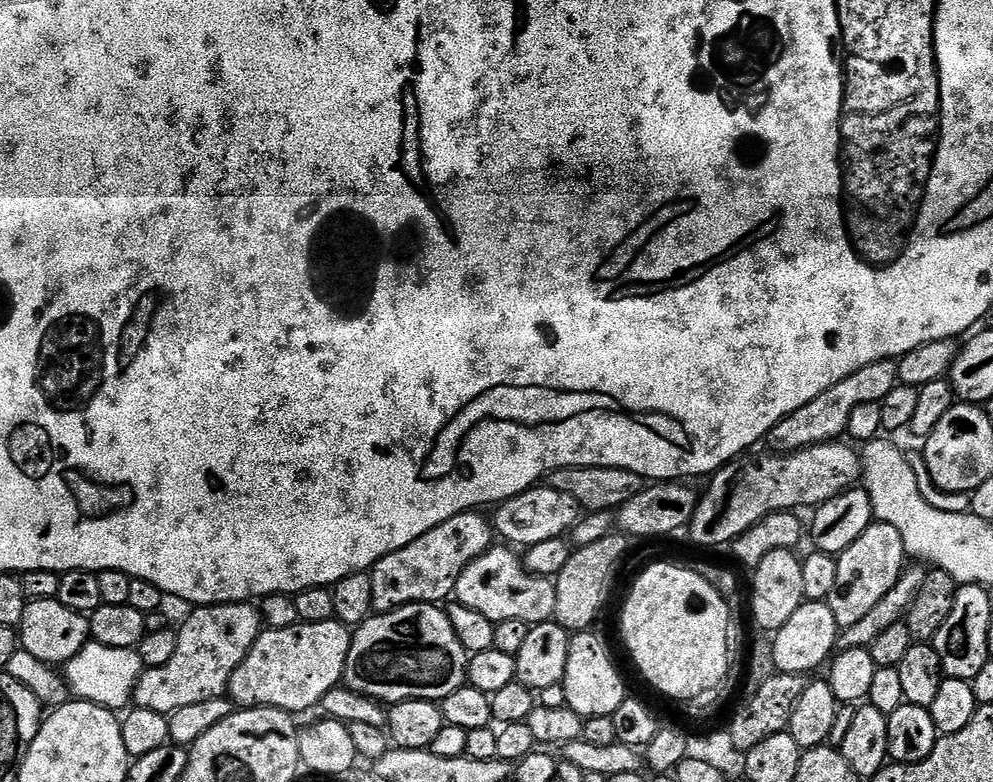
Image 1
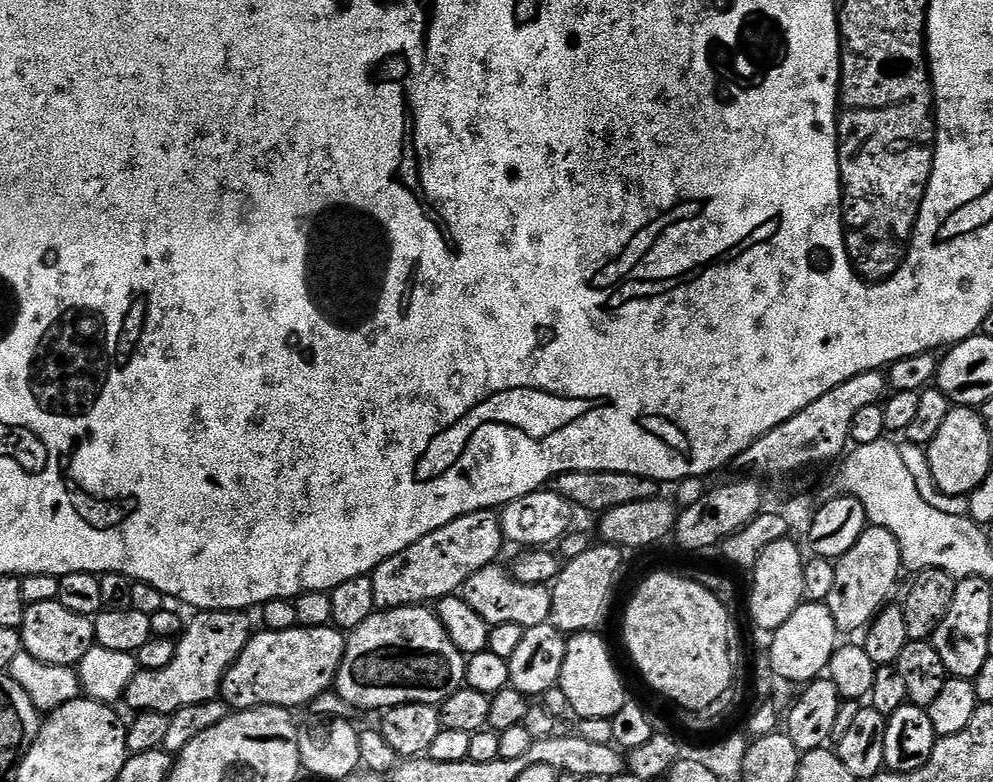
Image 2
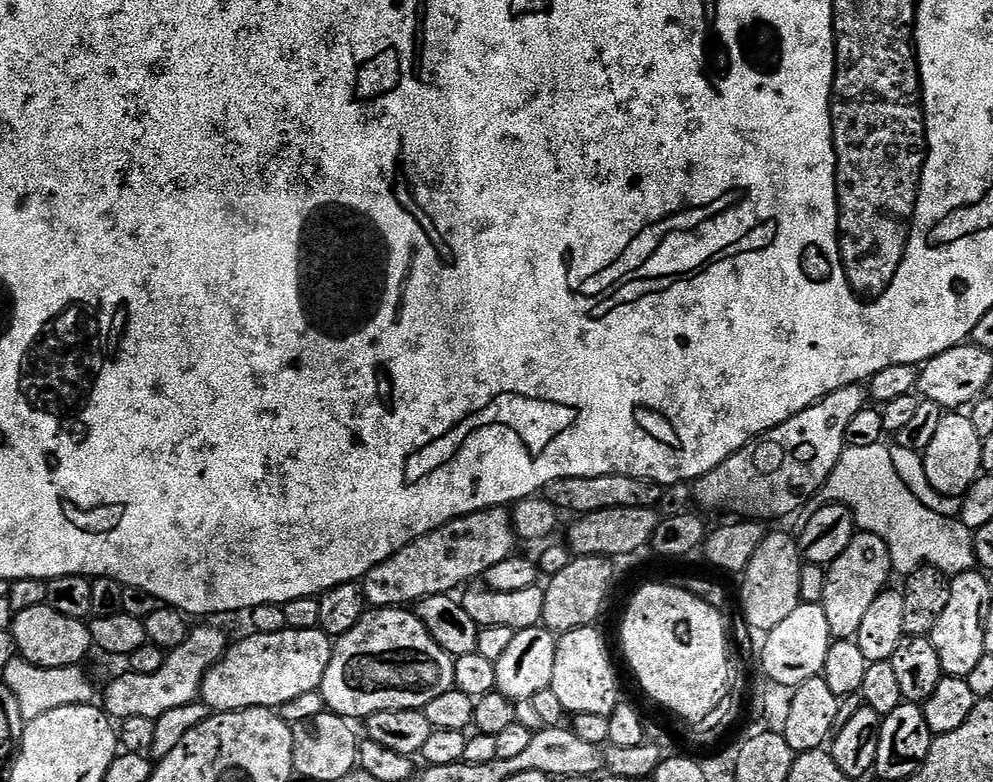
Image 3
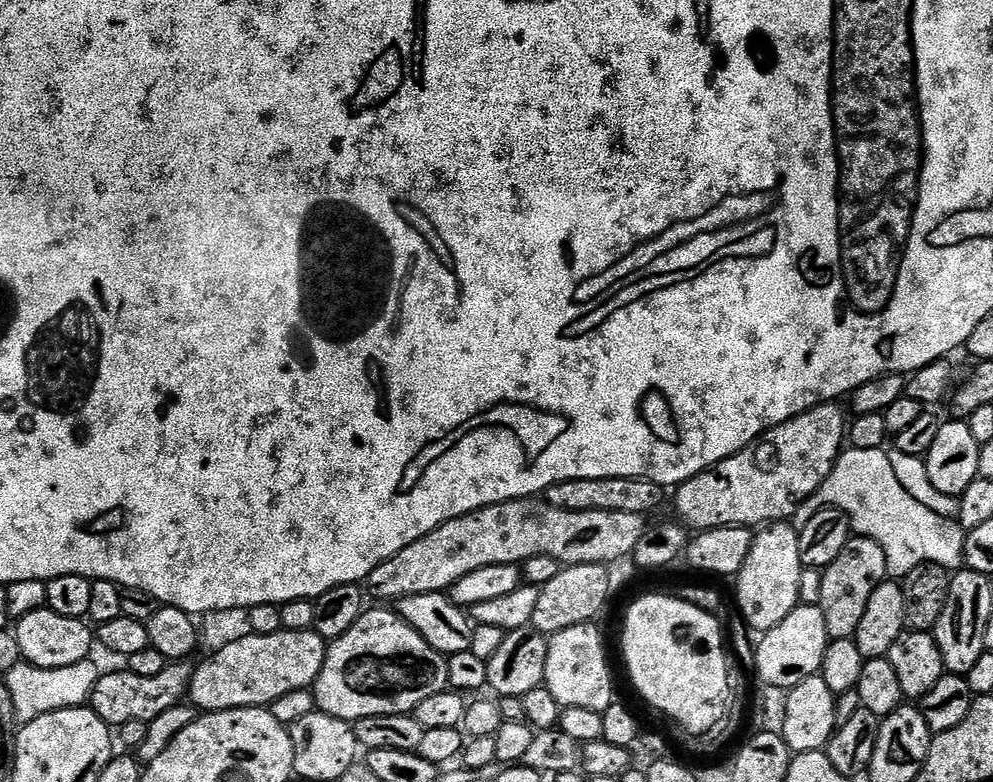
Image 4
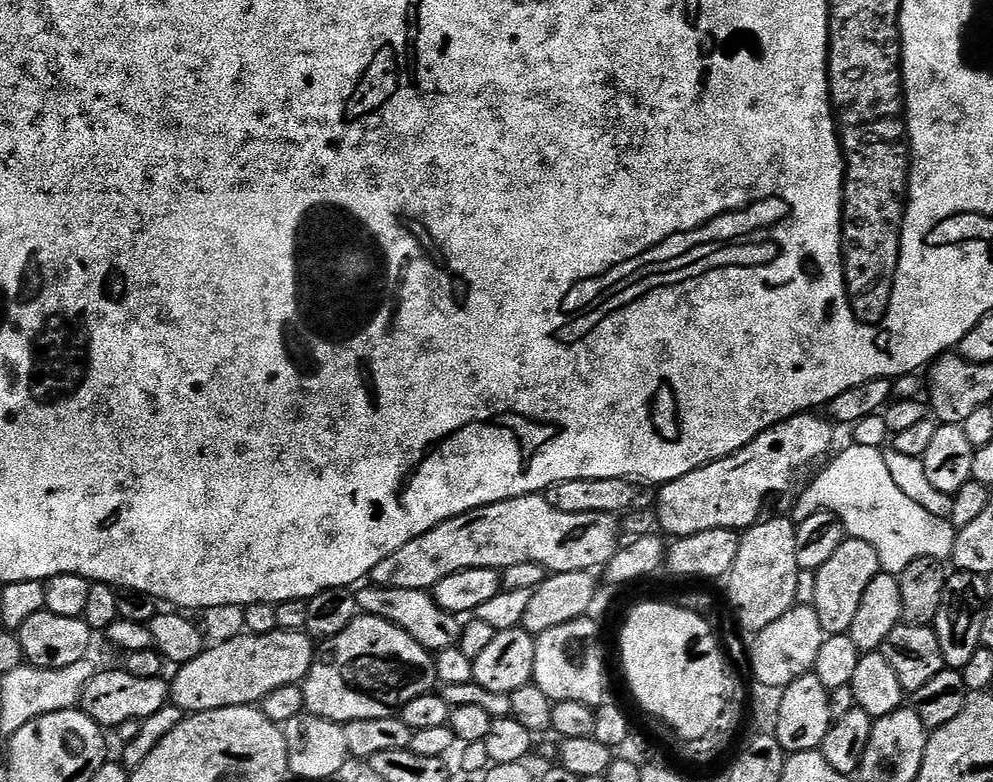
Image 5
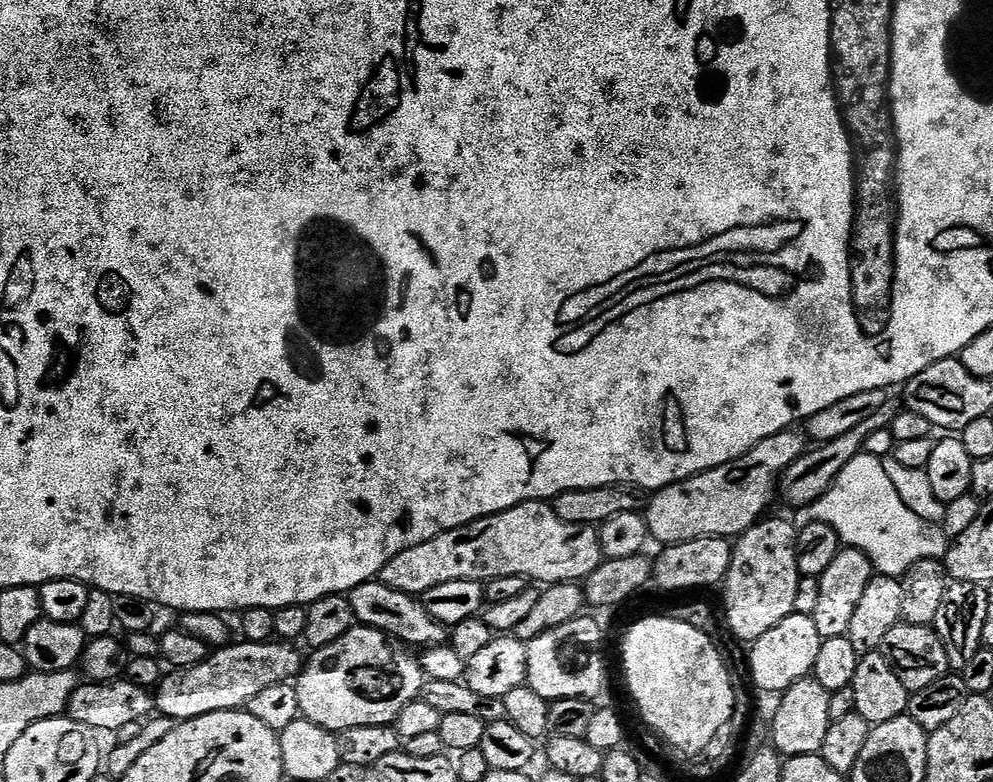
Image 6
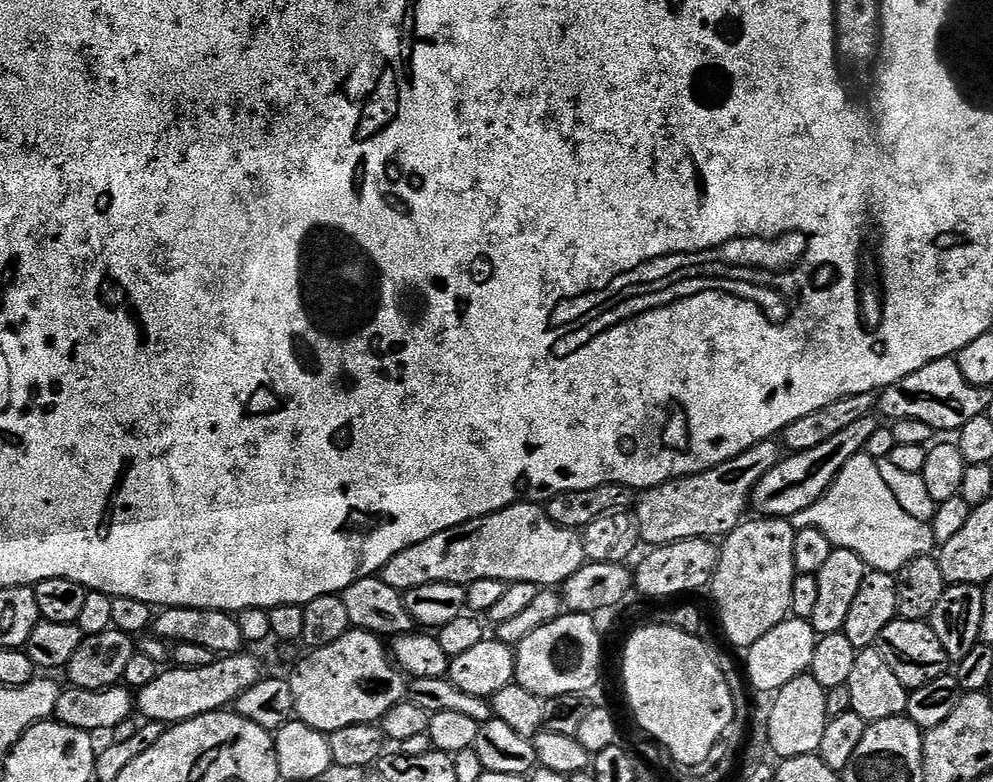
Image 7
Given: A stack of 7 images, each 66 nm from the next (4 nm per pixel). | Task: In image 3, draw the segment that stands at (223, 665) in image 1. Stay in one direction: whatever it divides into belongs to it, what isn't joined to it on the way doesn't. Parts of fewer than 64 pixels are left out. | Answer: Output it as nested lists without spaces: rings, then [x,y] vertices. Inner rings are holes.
[[[204,622],[201,628],[193,627],[189,631],[186,642],[182,642],[182,646],[171,649],[165,655],[162,662],[162,670],[154,670],[154,674],[138,674],[127,670],[121,671],[121,676],[116,676],[104,688],[104,701],[102,707],[113,721],[119,722],[126,718],[150,718],[155,720],[162,714],[166,714],[166,710],[175,710],[177,706],[186,706],[187,704],[197,703],[200,695],[200,687],[202,686],[202,678],[206,678],[206,674],[210,671],[219,660],[222,659],[224,653],[230,647],[230,639],[220,628],[211,628],[211,623]]]

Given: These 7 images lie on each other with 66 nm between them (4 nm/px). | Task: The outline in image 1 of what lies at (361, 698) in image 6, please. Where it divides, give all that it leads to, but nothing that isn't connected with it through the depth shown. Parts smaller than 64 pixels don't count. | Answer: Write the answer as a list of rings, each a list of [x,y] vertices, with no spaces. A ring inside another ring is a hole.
[[[404,604],[393,612],[373,614],[352,632],[343,683],[350,690],[391,706],[403,700],[444,700],[468,679],[470,654],[464,649],[447,611],[434,604]]]

